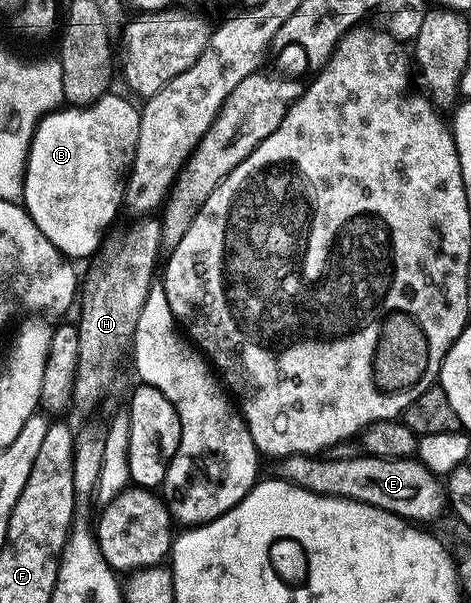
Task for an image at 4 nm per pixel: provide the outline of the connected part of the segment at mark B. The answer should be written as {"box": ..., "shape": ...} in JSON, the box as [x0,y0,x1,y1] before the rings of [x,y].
{"box":[22,92,140,260],"shape":[[[109,92],[102,95],[98,101],[84,106],[69,105],[67,108],[57,108],[52,113],[45,114],[36,125],[36,131],[28,149],[28,162],[24,165],[22,205],[27,210],[30,220],[34,220],[34,224],[38,224],[38,232],[42,232],[42,236],[46,236],[46,240],[50,240],[50,244],[60,250],[60,253],[69,260],[90,257],[99,248],[100,241],[103,240],[104,233],[108,230],[108,225],[116,218],[116,213],[121,213],[124,204],[124,184],[138,148],[138,128],[140,127],[140,112],[137,103],[132,103],[133,99],[128,98],[123,98],[122,95],[115,94],[115,92]]]}

